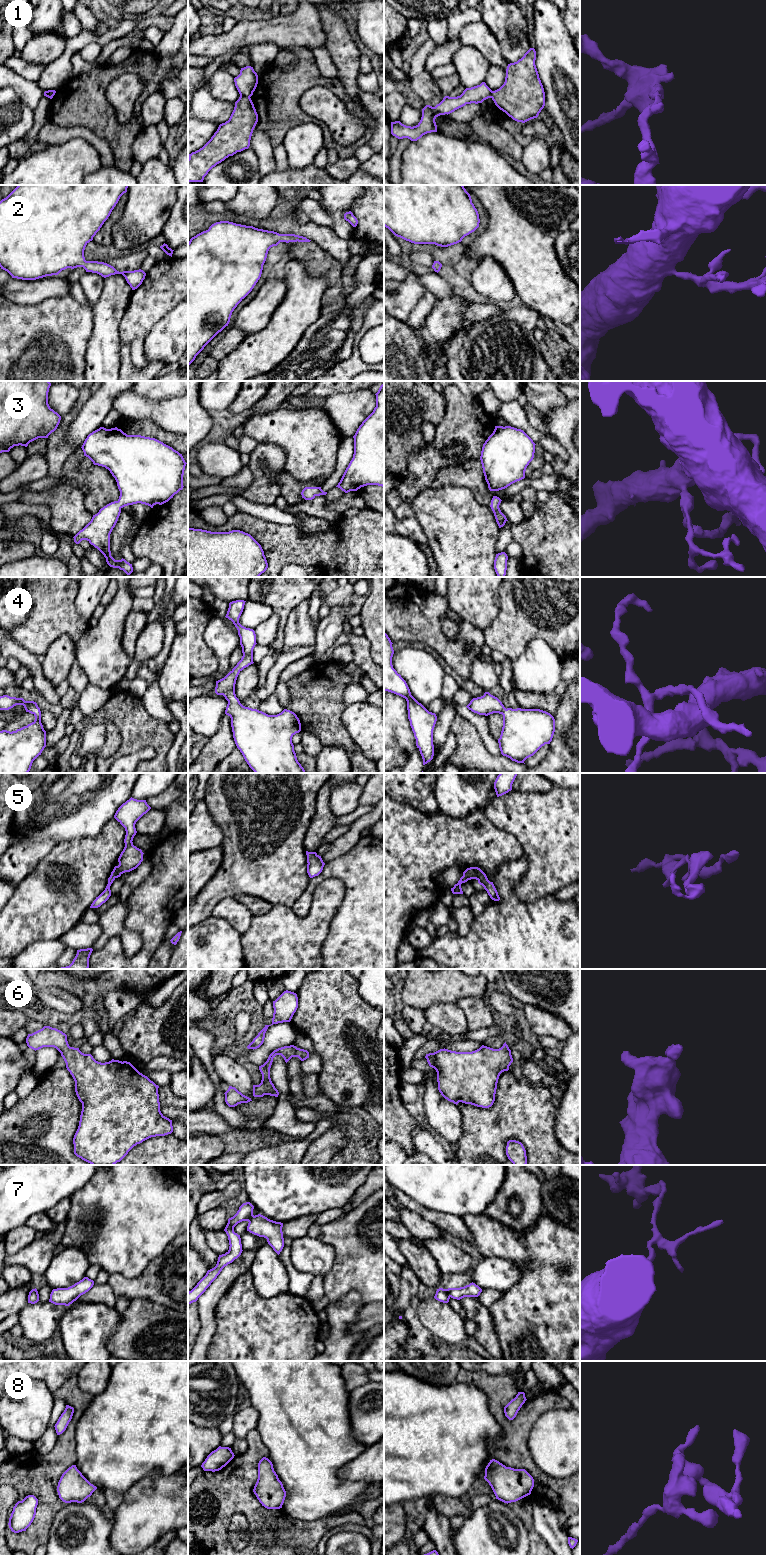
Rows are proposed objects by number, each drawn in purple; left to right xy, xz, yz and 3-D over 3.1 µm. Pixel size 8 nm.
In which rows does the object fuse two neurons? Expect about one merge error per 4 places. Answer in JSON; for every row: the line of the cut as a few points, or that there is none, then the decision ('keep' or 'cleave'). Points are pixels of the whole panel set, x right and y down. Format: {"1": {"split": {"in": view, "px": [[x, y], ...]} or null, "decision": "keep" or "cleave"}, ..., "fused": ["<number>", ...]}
{"1": {"split": {"in": "xz", "px": [[240, 95], [249, 97]]}, "decision": "cleave"}, "2": {"split": null, "decision": "keep"}, "3": {"split": null, "decision": "keep"}, "4": {"split": null, "decision": "keep"}, "5": {"split": null, "decision": "keep"}, "6": {"split": null, "decision": "keep"}, "7": {"split": null, "decision": "keep"}, "8": {"split": null, "decision": "keep"}, "fused": ["1"]}

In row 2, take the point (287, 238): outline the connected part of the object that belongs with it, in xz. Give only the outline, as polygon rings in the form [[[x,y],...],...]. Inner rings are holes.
[[[229,221],[216,222],[208,230],[190,239],[188,242],[188,366],[204,347],[228,326],[234,309],[260,279],[269,249],[280,242],[297,241],[310,242],[311,240],[295,234],[279,234]]]

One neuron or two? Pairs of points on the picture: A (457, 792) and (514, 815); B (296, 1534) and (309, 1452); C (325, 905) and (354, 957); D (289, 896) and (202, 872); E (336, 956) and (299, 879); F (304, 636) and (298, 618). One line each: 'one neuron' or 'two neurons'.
A: two neurons
B: two neurons
C: two neurons
D: two neurons
E: two neurons
F: one neuron

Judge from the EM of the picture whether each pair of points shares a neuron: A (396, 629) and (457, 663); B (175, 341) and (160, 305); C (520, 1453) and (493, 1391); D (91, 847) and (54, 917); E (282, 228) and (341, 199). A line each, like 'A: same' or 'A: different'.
A: same
B: different
C: same
D: same
E: different

